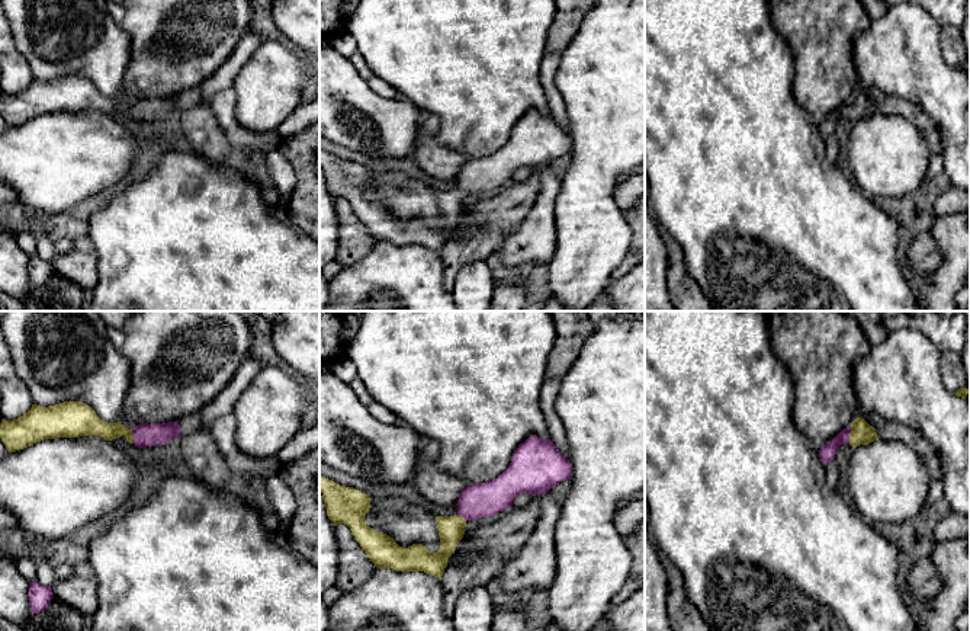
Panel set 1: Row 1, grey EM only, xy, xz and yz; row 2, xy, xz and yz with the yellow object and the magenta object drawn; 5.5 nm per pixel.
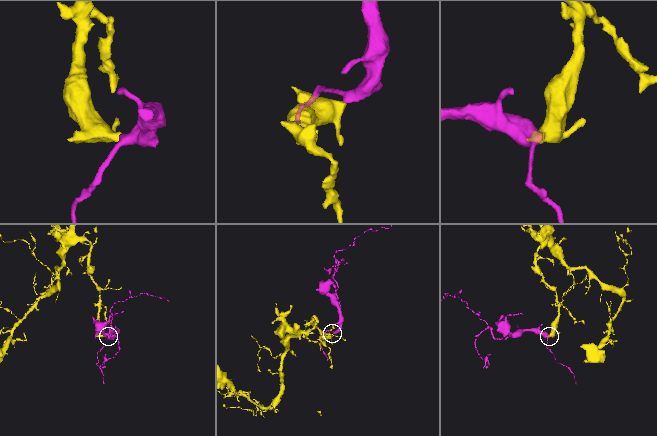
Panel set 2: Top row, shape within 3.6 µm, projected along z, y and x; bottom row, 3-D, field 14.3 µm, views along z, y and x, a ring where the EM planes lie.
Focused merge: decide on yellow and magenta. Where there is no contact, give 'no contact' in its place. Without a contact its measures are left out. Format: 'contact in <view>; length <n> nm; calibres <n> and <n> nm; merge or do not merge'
contact in yz; length 90 nm; calibres 130 and 90 nm; merge

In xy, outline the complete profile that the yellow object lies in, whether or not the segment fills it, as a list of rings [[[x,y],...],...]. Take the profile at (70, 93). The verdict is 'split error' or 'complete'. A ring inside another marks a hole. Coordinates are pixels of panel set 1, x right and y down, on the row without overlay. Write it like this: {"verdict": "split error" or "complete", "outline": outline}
{"verdict": "split error", "outline": [[[64,76],[41,81],[32,79],[30,84],[13,95],[1,95],[0,112],[9,126],[28,122],[44,113],[100,110],[112,115],[125,110],[138,122],[167,119],[180,108],[179,96],[142,97],[134,103],[123,99],[103,96],[96,86],[81,76]]]}

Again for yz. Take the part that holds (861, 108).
{"verdict": "split error", "outline": [[[857,92],[852,99],[841,105],[831,116],[823,119],[818,126],[822,138],[826,141],[834,132],[841,119],[849,118],[854,122],[868,119],[879,115],[877,106],[864,93]]]}

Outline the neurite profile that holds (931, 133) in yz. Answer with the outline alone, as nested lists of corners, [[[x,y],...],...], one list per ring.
[[[861,87],[857,92],[864,93],[876,103],[879,115],[897,115],[910,122],[921,134],[928,148],[929,157],[944,157],[944,131],[937,124],[937,121],[925,112],[922,106],[909,100],[887,96],[877,87]]]

